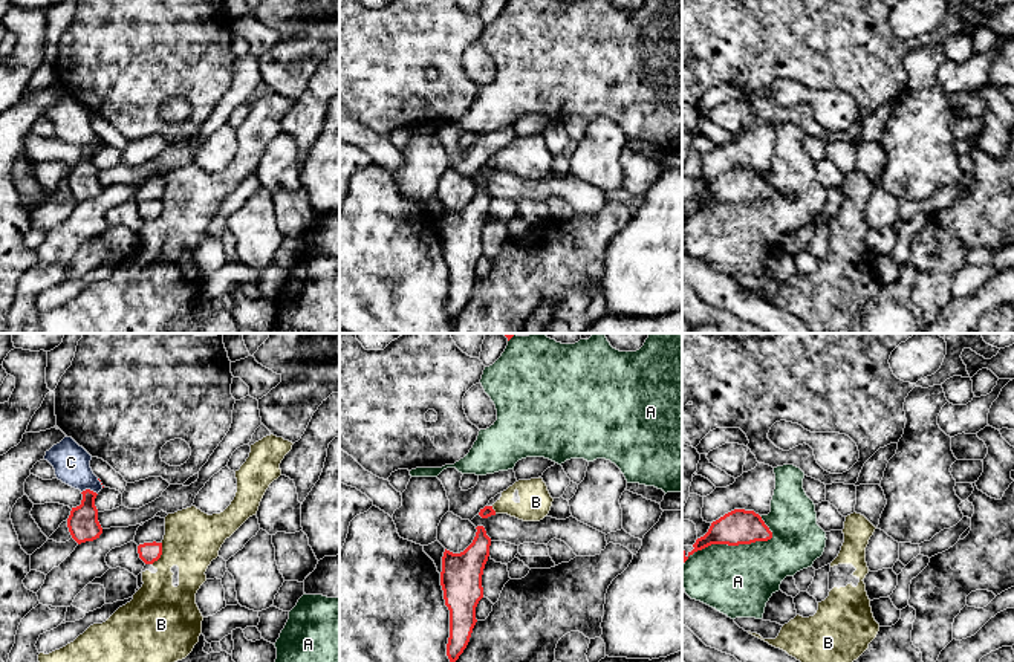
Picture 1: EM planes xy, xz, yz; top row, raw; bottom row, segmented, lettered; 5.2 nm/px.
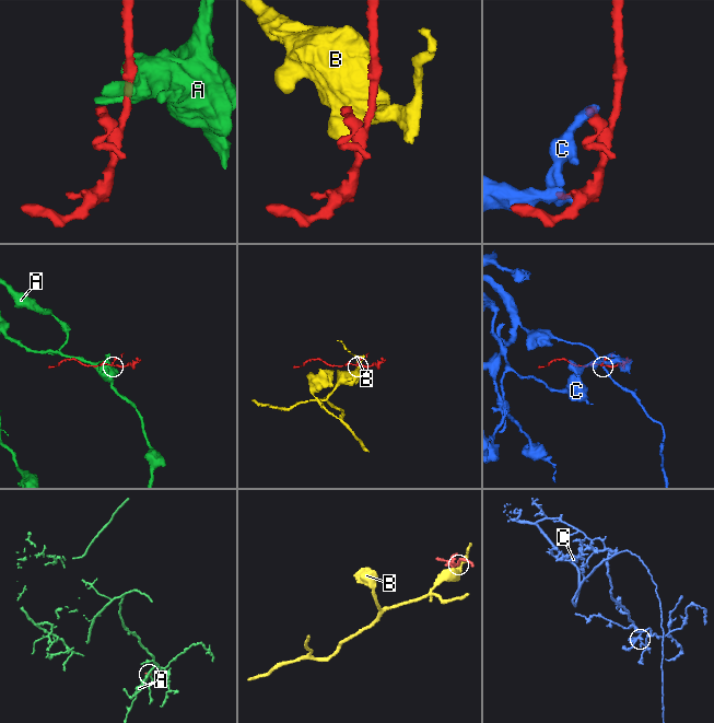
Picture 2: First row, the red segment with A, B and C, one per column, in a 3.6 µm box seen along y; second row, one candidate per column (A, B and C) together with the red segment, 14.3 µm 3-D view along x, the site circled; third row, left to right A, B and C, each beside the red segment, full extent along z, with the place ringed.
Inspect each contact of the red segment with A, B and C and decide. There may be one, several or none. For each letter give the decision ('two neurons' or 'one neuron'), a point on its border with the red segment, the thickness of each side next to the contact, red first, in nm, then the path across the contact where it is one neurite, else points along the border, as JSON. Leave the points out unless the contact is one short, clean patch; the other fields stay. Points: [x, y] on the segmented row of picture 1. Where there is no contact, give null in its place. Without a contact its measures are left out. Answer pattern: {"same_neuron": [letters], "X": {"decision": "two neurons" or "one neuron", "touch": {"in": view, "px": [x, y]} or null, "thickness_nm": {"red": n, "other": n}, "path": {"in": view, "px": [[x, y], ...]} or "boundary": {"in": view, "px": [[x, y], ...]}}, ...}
{"same_neuron": [], "A": {"decision": "two neurons", "touch": {"in": "yz", "px": [730, 545]}, "thickness_nm": {"red": 190, "other": 380}}, "B": {"decision": "two neurons", "touch": {"in": "xy", "px": [161, 554]}, "thickness_nm": {"red": 110, "other": 300}, "boundary": {"in": "xy", "px": [[162, 543], [162, 552], [152, 564]]}}, "C": {"decision": "two neurons", "touch": {"in": "xy", "px": [89, 490]}, "thickness_nm": {"red": 160, "other": 190}}}

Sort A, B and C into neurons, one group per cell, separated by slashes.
A / B / C

